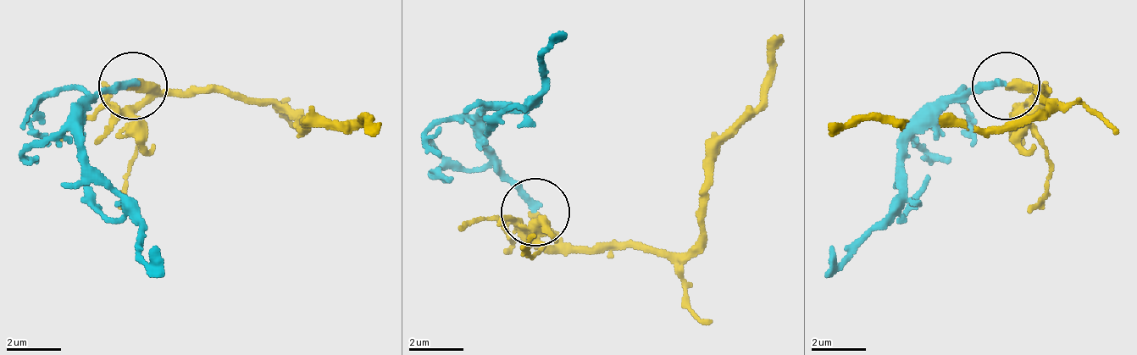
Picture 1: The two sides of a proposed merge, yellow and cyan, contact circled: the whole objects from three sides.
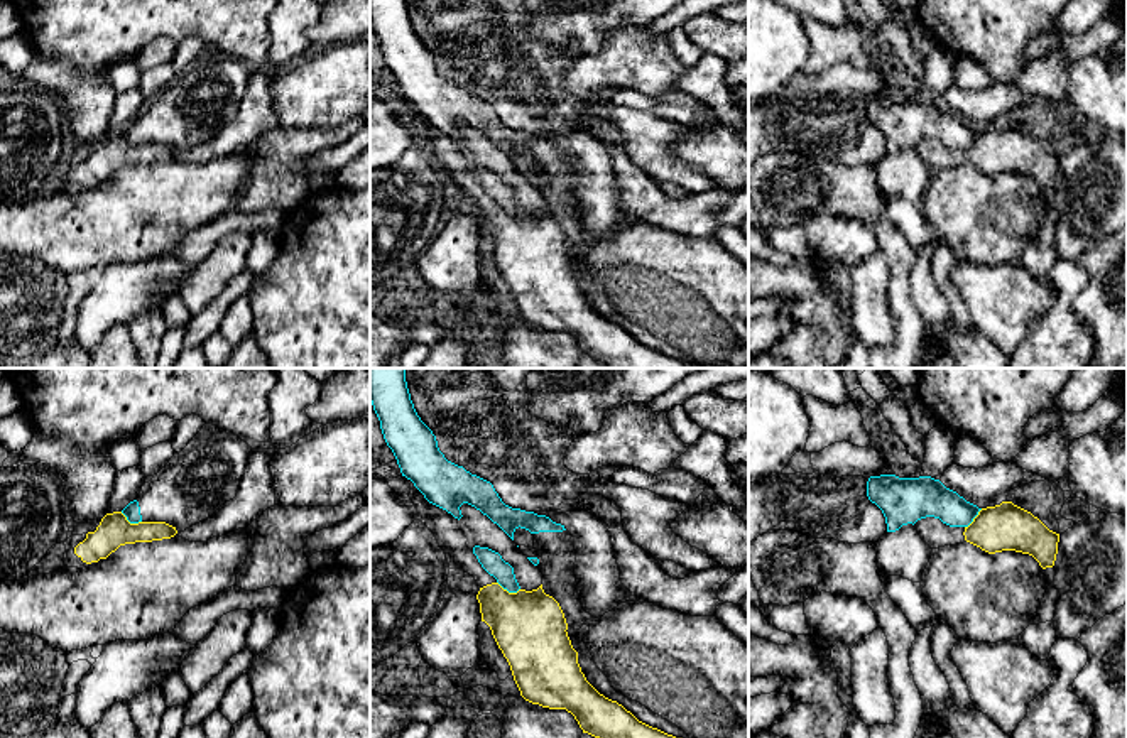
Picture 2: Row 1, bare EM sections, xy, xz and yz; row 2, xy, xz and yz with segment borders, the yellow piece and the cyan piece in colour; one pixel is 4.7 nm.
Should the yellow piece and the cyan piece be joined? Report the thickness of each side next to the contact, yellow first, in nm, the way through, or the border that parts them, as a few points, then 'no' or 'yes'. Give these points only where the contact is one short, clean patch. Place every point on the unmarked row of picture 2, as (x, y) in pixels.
calibres 340 and 100 nm; border xz (497, 203), (509, 213), (519, 211); no

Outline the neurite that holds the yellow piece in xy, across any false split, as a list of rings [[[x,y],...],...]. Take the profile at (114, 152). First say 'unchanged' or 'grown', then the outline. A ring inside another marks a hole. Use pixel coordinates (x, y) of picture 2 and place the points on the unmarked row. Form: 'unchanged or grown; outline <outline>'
grown; outline [[[122,133],[106,135],[88,155],[66,160],[64,187],[83,191],[106,181],[120,167],[171,160],[176,155],[176,149],[166,144],[130,145]]]

